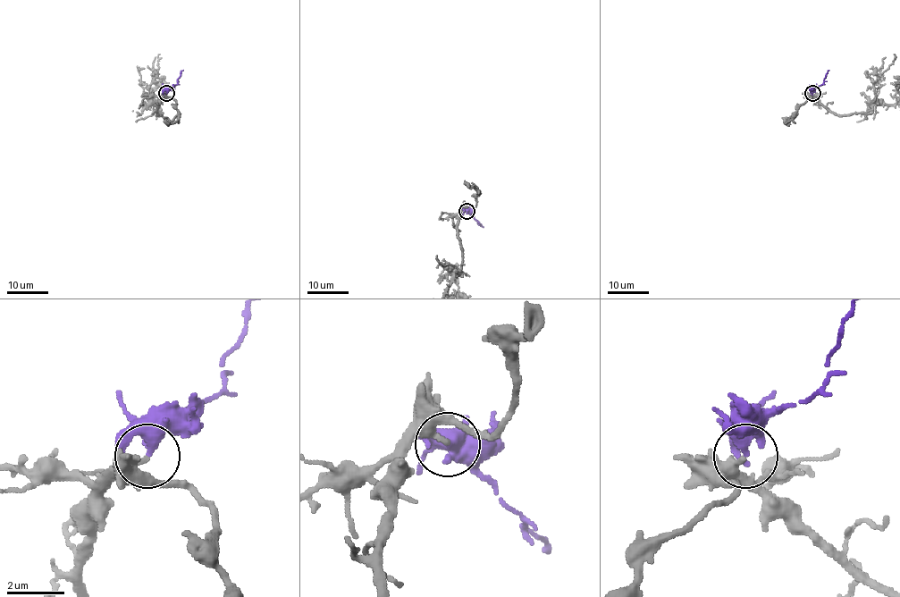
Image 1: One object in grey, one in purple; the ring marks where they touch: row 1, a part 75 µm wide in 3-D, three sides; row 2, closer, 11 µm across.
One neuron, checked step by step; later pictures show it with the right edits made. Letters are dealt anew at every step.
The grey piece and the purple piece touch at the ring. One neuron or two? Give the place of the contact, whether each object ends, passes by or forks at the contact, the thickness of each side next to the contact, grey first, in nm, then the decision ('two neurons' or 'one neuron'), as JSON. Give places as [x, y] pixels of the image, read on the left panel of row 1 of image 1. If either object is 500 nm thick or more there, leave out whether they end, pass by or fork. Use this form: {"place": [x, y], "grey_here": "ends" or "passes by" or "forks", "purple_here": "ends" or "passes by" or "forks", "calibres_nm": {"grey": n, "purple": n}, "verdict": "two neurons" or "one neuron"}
{"place": [166, 93], "grey_here": "ends", "purple_here": "passes by", "calibres_nm": {"grey": 280, "purple": 300}, "verdict": "two neurons"}

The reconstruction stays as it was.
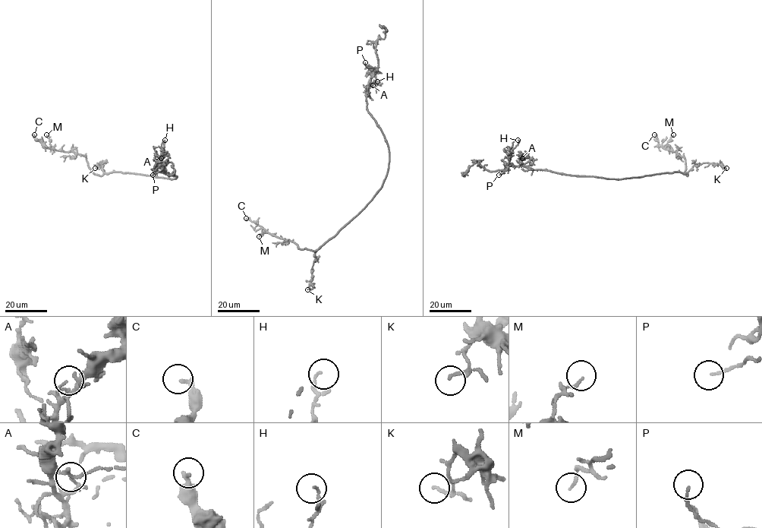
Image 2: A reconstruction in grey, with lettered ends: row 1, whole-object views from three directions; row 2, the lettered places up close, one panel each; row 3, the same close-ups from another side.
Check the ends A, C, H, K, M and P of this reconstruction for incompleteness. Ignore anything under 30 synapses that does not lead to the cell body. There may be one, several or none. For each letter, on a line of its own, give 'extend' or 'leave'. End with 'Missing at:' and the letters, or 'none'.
A: leave
C: extend
H: leave
K: leave
M: leave
P: leave
Missing at: C

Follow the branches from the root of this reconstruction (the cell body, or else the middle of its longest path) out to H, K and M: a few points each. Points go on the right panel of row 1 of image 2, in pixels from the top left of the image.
H: (620, 178), (571, 175), (511, 165), (508, 155), (517, 143), (517, 140)
K: (620, 178), (674, 172), (687, 173), (694, 165), (705, 162), (721, 163), (726, 168)
M: (620, 178), (674, 172), (686, 173), (687, 175), (684, 159), (675, 151), (663, 147), (673, 134)

